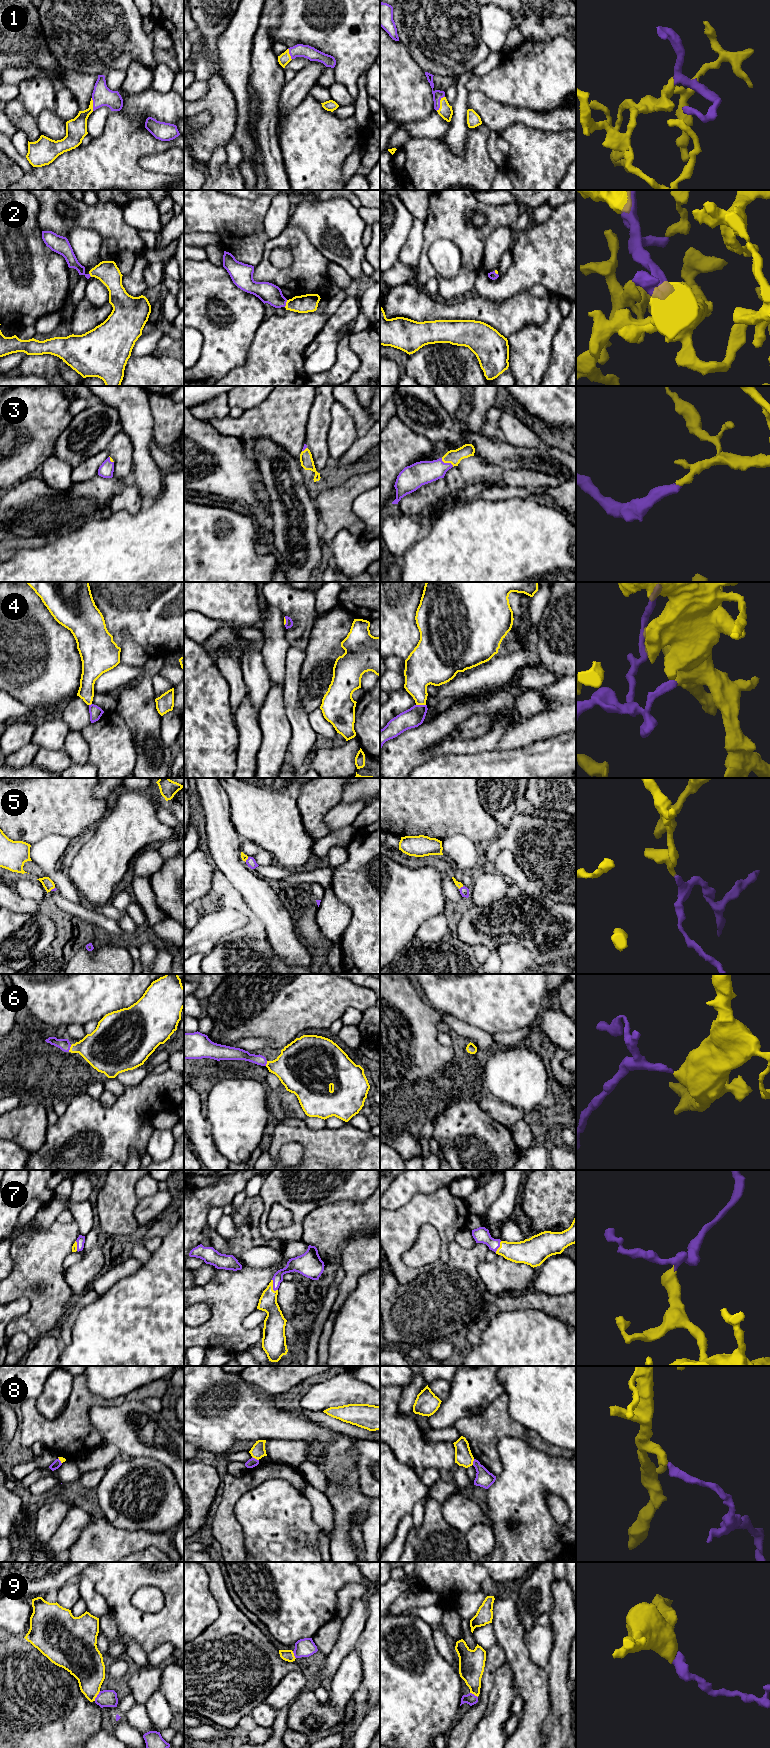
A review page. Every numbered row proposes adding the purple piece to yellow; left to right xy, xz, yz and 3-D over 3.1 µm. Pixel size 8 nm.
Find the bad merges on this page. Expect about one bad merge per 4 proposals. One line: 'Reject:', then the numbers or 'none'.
Reject: 4, 8

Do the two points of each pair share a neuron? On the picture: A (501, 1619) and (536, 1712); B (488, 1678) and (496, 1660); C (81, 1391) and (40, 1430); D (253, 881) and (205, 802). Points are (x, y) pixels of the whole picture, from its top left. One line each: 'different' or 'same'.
A: same
B: same
C: same
D: same

